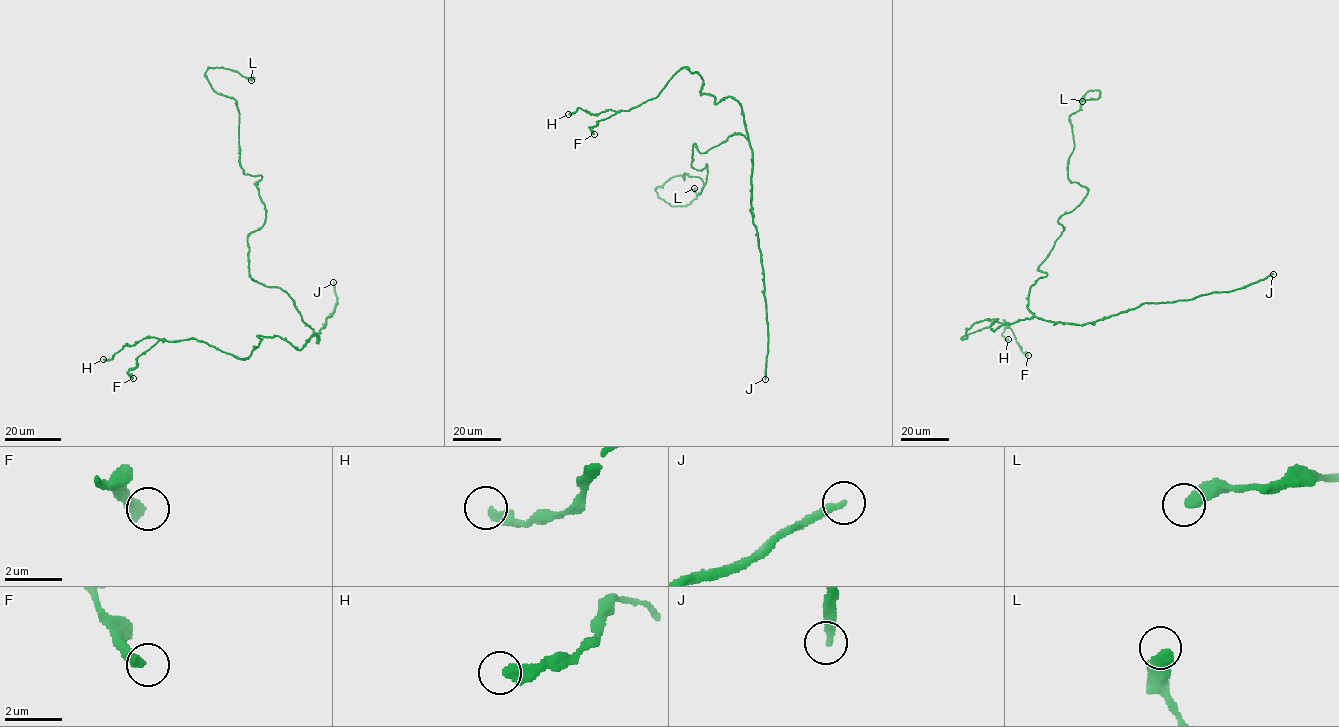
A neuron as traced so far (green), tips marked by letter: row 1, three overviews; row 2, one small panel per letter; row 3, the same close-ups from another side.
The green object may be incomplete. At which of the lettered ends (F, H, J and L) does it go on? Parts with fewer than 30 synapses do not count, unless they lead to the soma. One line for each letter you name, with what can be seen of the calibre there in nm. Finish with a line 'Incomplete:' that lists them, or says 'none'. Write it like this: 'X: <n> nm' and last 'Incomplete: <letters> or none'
J: 280 nm
Incomplete: J

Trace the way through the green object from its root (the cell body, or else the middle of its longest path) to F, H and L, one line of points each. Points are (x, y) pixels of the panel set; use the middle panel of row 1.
F: (714, 147), (747, 139), (741, 105), (715, 103), (685, 67), (594, 134)
H: (714, 147), (731, 134), (747, 139), (741, 105), (730, 96), (715, 103), (685, 67), (628, 110), (568, 114)
L: (714, 147), (693, 145), (699, 194), (687, 174), (655, 191), (685, 206), (694, 188)

